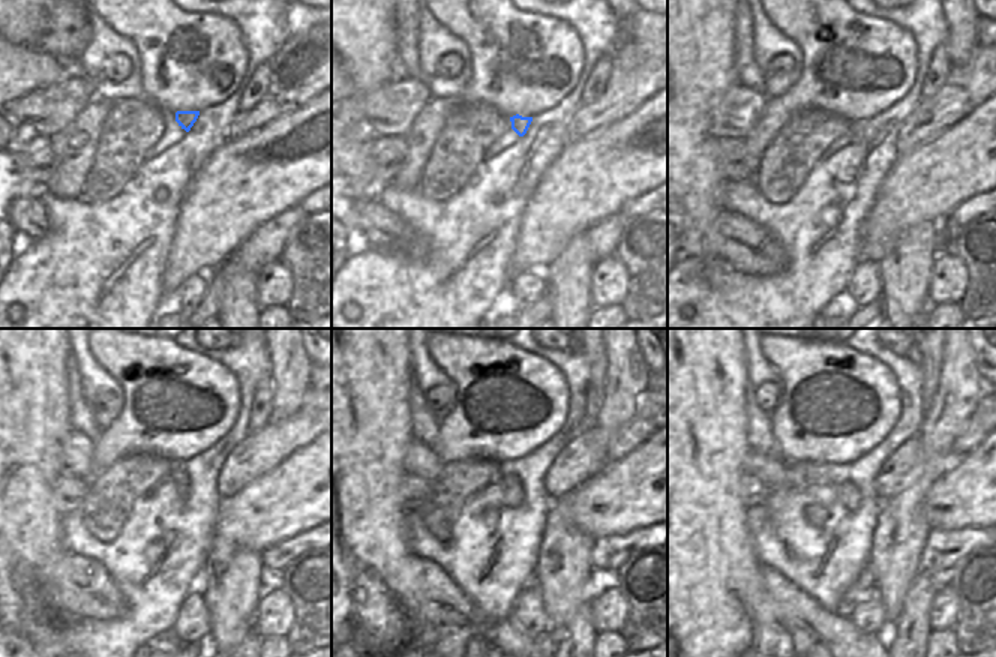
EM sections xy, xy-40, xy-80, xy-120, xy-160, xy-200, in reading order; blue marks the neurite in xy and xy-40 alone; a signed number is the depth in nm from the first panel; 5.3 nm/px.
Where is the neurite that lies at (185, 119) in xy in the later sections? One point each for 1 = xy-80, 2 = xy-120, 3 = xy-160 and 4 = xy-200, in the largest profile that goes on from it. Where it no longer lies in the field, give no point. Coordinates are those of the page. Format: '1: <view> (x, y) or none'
1: xy-80 (855, 128)
2: xy-120 (177, 476)
3: xy-160 (512, 486)
4: xy-200 (849, 497)

